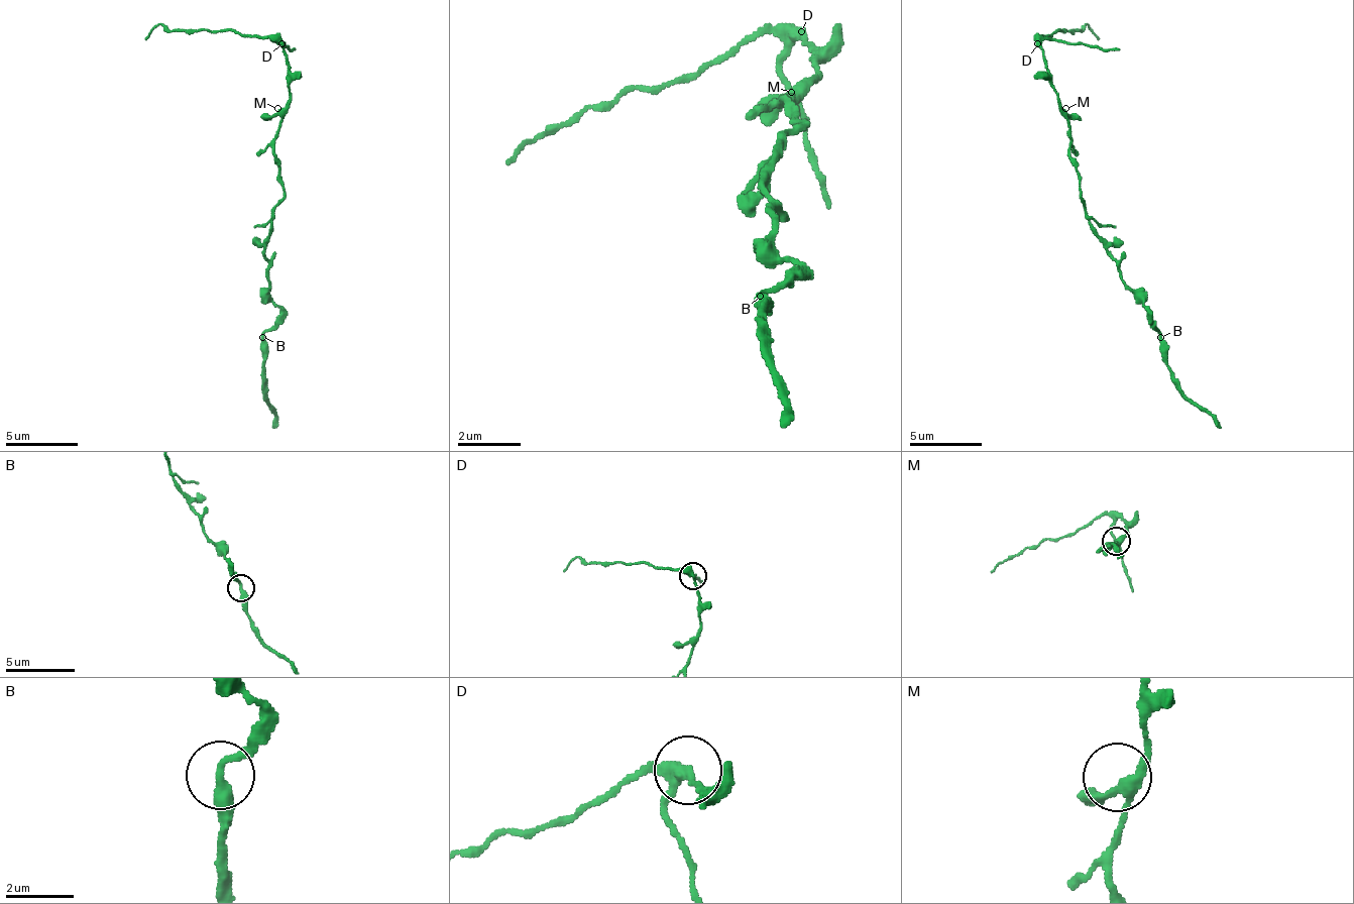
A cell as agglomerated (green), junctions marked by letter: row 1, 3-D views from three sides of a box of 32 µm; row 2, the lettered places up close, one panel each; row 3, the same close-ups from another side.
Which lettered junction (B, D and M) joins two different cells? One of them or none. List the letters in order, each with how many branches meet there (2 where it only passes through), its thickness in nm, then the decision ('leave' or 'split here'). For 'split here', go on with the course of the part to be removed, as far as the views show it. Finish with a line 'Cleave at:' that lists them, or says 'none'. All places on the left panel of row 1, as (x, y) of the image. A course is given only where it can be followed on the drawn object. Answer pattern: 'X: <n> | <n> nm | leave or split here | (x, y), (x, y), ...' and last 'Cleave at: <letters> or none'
B: 2 | 300 nm | leave
D: 3 | 300 nm | split here | (280, 42), (255, 35), (160, 24), (146, 39)
M: 3 | 240 nm | leave
Cleave at: D

